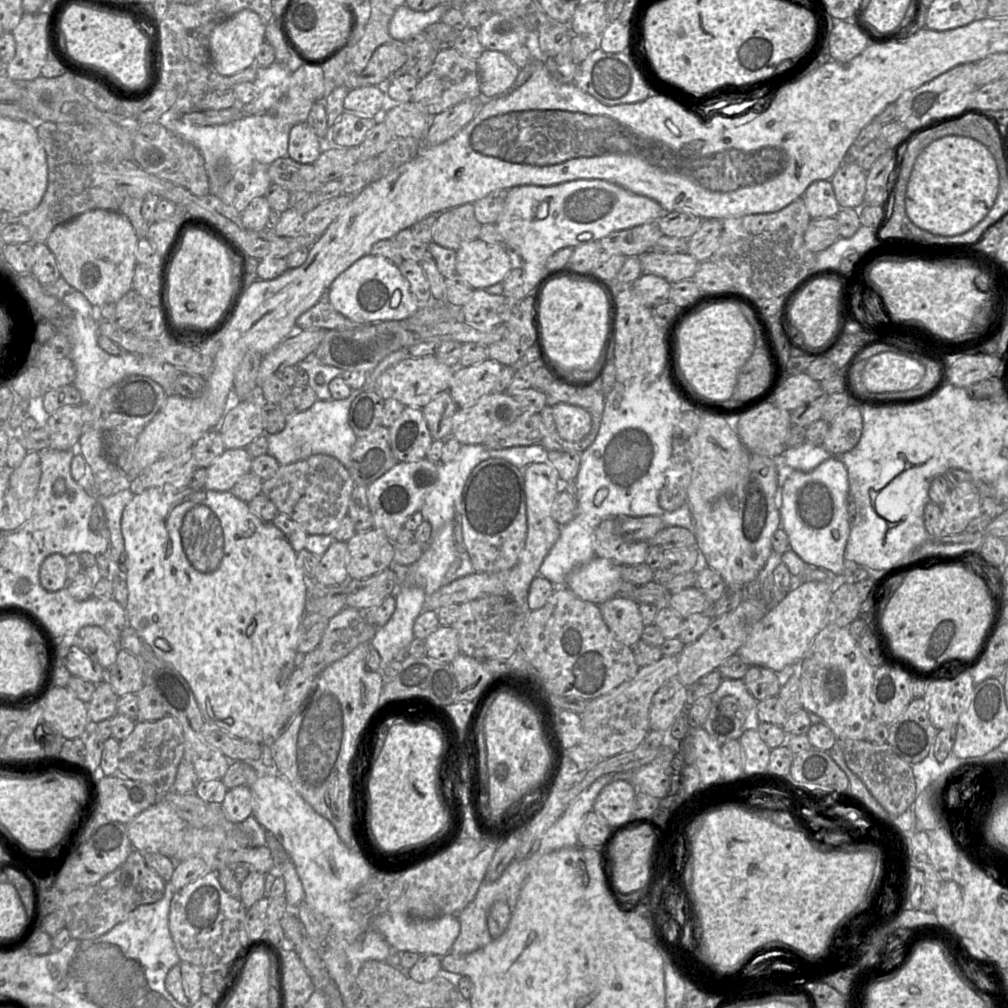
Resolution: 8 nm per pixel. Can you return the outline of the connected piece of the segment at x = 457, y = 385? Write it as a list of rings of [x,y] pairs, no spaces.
[[[490,358],[472,366],[458,366],[448,389],[458,408],[475,404],[482,396],[493,392],[503,365]]]

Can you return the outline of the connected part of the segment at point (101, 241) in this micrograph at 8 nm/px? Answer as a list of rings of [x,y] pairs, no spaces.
[[[95,209],[55,227],[45,244],[55,256],[61,277],[81,292],[94,307],[101,307],[116,304],[132,290],[138,240],[139,237],[126,216],[117,211]]]

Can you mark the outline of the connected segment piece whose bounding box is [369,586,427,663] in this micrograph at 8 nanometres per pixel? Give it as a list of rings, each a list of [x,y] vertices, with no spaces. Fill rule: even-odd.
[[[400,586],[395,594],[395,611],[388,622],[379,627],[369,642],[384,663],[403,661],[405,648],[415,638],[413,625],[426,608],[427,594],[416,586]]]

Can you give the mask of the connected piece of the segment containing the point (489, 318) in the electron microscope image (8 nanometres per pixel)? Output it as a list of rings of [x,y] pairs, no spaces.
[[[475,289],[467,303],[461,306],[462,319],[477,328],[491,328],[506,322],[518,302],[503,294],[490,294]]]

